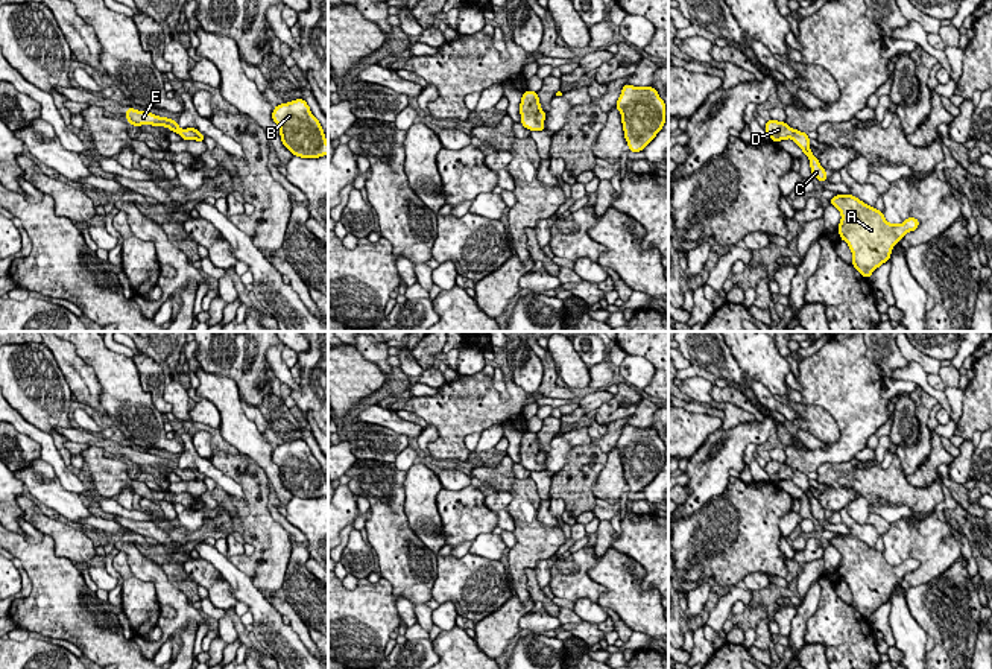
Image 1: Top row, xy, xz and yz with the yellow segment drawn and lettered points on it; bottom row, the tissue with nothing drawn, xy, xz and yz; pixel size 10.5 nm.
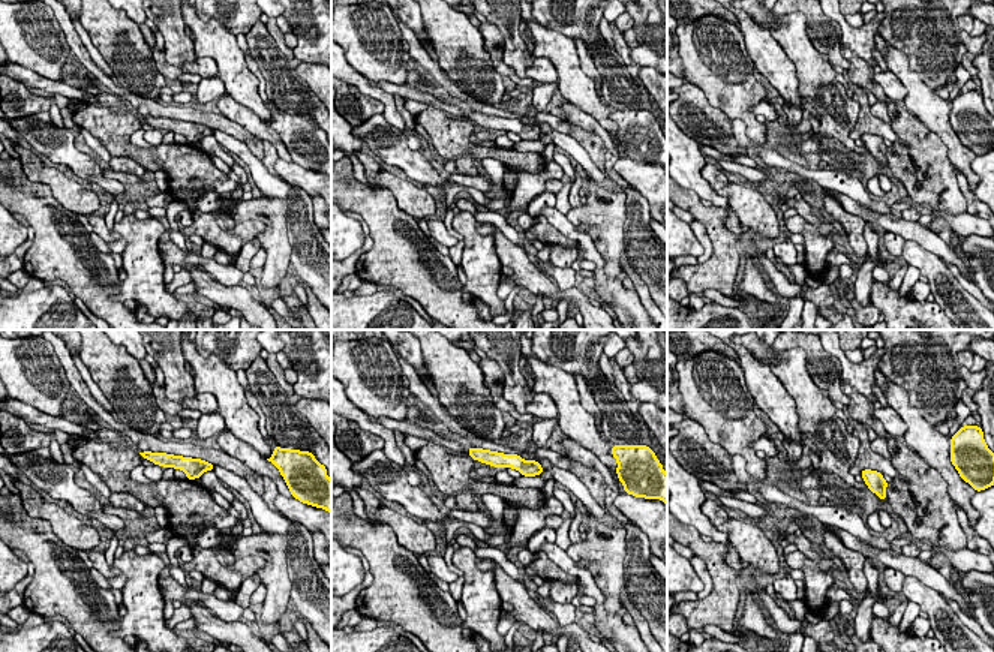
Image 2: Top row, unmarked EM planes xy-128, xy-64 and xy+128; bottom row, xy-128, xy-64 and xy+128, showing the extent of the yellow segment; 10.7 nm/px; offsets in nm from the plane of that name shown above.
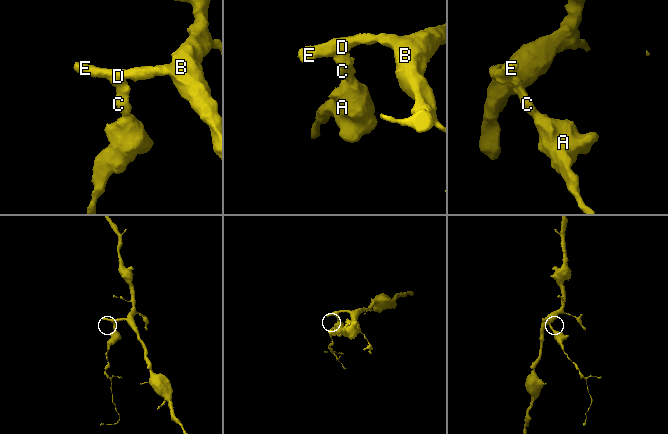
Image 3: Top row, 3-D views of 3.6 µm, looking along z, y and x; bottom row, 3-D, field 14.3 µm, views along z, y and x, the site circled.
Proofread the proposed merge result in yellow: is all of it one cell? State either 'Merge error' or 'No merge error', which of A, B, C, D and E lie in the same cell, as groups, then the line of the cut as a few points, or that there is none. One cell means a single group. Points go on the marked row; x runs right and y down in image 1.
No merge error. Groups: A B C D E. No split

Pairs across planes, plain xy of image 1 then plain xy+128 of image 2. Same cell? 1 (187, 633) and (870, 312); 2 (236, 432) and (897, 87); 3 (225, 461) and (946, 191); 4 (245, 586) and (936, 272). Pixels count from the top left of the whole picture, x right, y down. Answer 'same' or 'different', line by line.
1: different
2: different
3: same
4: same

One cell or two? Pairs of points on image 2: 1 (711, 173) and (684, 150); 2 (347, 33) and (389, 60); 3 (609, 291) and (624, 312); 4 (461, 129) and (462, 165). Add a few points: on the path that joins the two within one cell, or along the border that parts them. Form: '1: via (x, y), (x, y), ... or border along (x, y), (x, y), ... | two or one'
1: border along (705, 164), (702, 177), (723, 197) | two
2: via (357, 33), (362, 33), (378, 50) | one
3: via (613, 296), (624, 308) | one
4: border along (473, 156), (462, 155), (455, 161) | two

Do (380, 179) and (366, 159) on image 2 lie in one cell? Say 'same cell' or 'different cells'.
same cell

